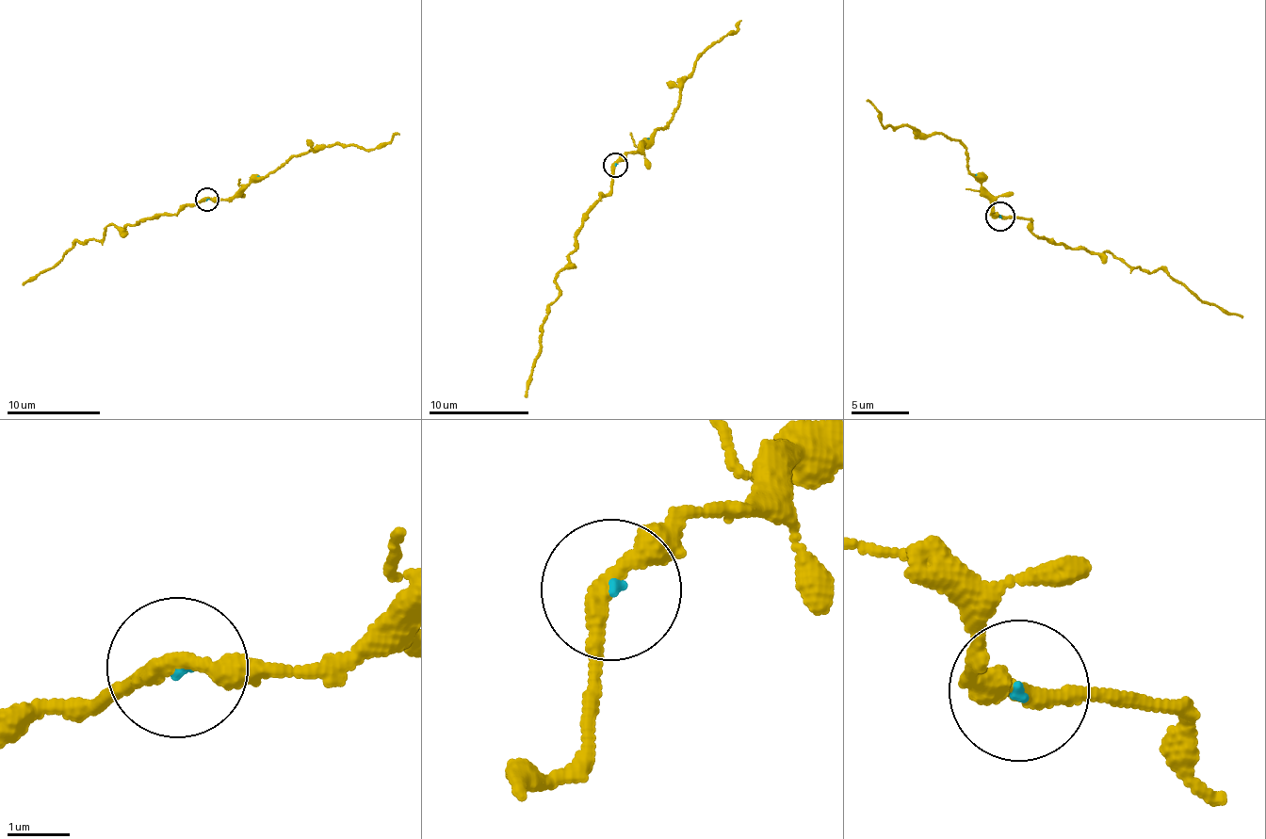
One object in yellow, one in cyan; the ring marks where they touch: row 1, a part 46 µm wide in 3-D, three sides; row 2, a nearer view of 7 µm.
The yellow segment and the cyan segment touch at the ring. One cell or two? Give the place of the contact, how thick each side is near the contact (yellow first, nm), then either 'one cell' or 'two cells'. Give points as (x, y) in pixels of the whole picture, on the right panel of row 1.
at (1000, 216); 280 nm thick on the yellow side, 60 nm on the other; one cell

